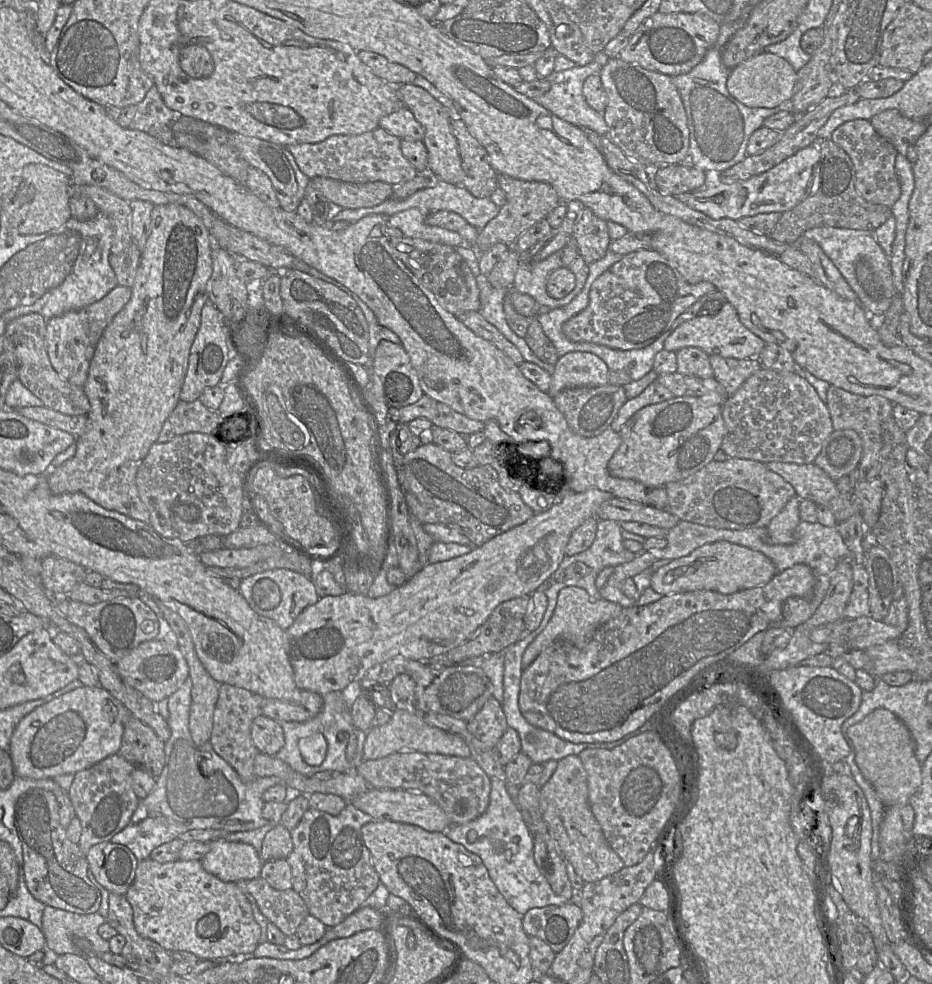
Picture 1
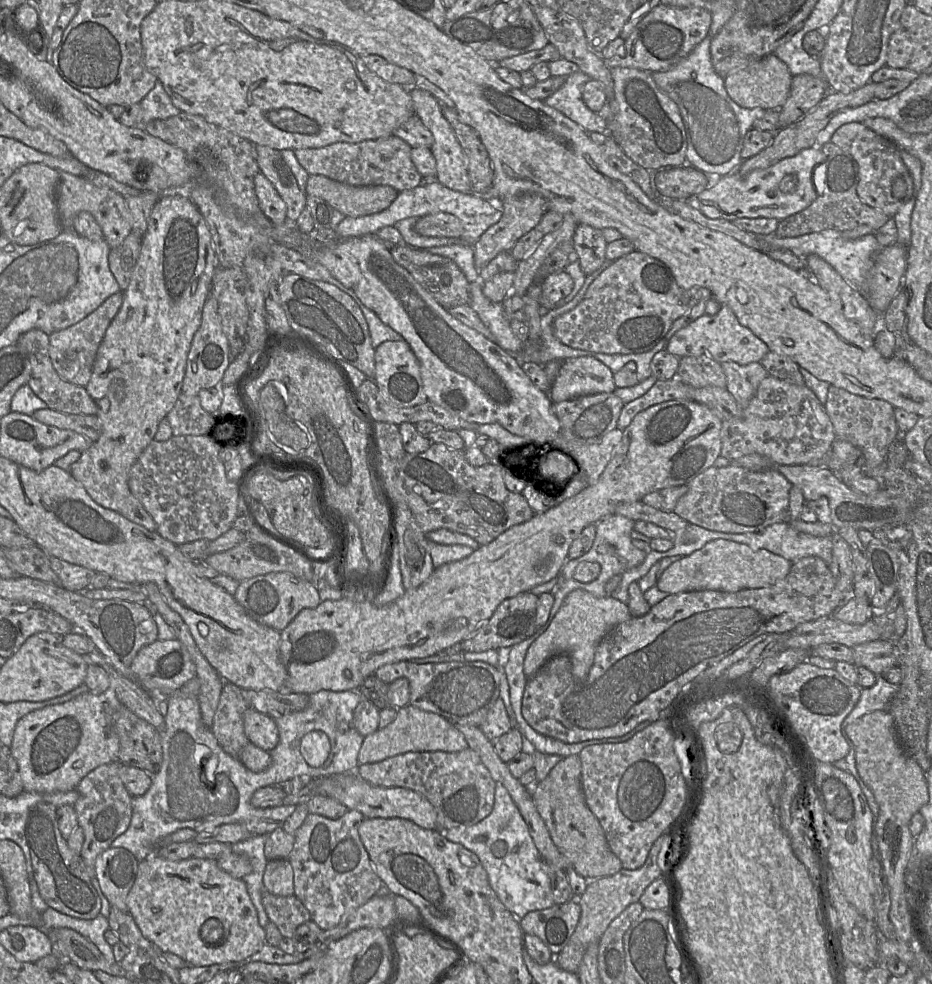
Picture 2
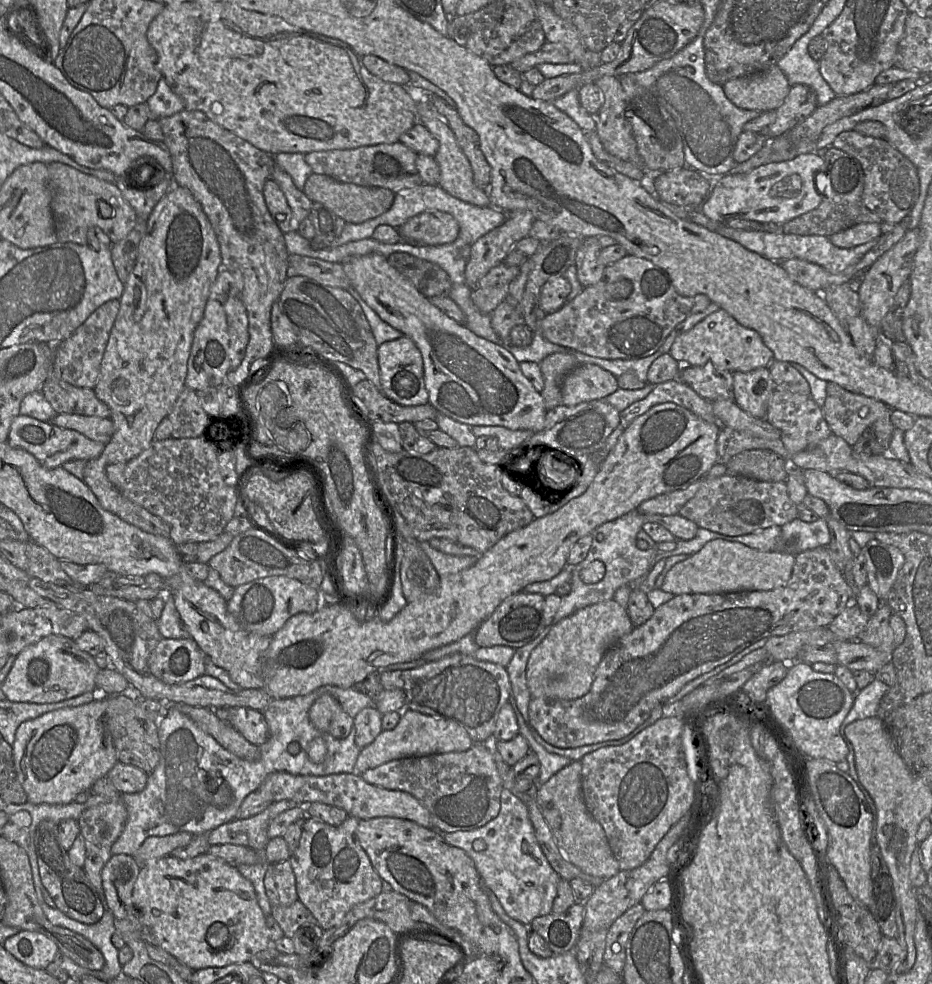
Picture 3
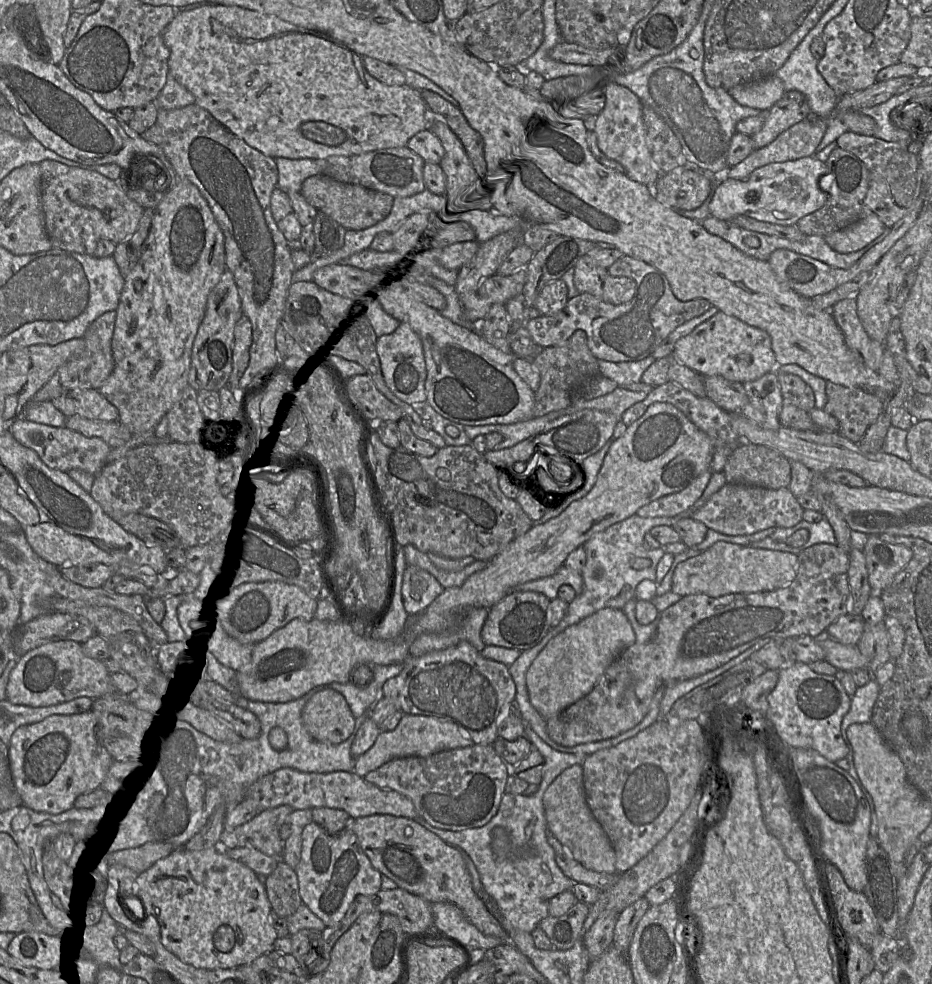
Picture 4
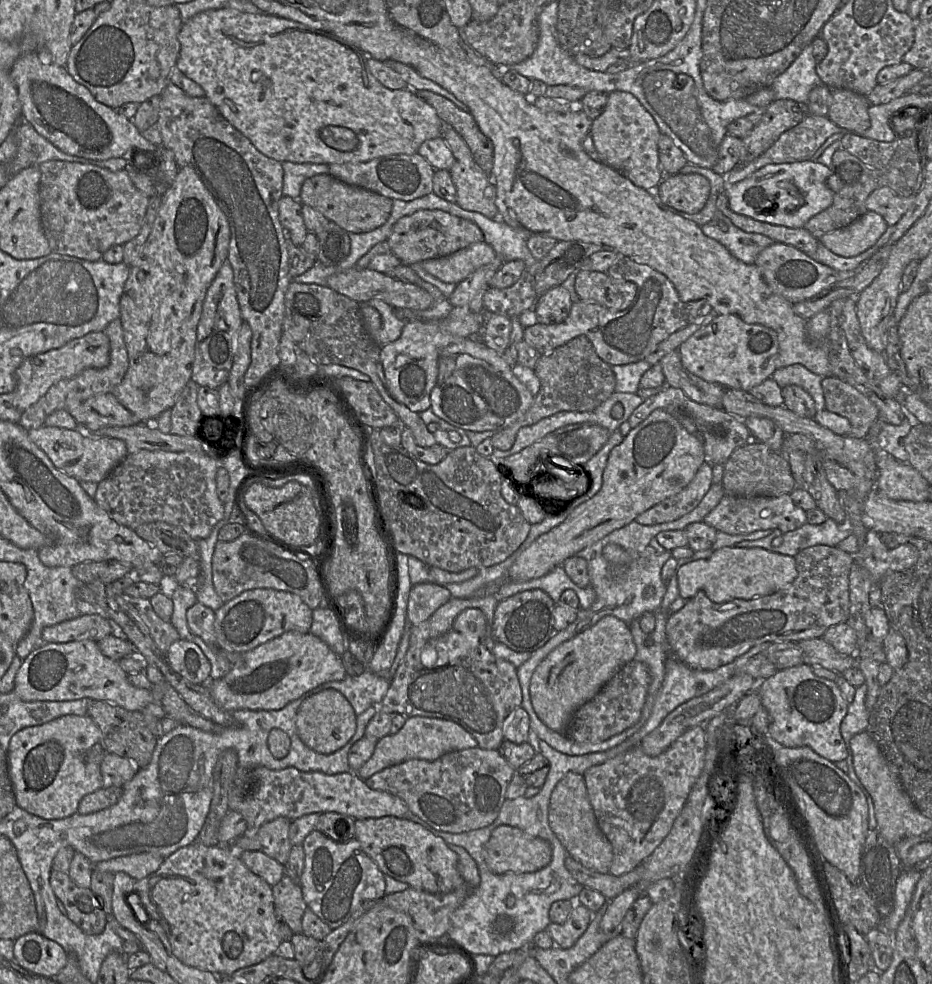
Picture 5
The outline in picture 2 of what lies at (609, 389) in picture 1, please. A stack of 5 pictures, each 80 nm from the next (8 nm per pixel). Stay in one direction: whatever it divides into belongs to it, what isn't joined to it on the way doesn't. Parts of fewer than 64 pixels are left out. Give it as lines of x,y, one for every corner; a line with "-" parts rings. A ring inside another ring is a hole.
613,392
599,393
553,403
553,412
560,422
561,434
565,439
589,445
599,442
608,432
617,427
623,406
623,401

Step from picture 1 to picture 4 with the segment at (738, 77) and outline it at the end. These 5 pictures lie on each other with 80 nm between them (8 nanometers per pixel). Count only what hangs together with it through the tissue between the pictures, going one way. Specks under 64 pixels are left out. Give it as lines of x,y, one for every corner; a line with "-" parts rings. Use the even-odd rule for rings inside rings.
776,75
760,81
737,85
727,91
740,105
768,111
785,94
784,84

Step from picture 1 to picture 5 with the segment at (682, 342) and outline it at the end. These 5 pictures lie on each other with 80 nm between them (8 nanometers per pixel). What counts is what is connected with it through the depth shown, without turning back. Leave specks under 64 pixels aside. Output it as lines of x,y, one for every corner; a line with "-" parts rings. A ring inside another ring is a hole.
718,315
677,349
683,367
699,378
726,389
749,392
776,370
778,338
774,330
745,323
736,315

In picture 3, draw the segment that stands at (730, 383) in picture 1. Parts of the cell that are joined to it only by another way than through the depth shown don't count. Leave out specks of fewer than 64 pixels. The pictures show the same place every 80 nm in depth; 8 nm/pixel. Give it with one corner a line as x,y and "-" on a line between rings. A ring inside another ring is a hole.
768,368
733,372
732,378
735,403
749,415
765,419
768,402
775,391

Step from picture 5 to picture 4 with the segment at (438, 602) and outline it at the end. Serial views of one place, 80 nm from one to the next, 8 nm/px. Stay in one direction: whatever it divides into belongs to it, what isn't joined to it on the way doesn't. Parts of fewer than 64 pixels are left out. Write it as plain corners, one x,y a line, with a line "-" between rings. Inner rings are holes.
408,565
403,573
402,600
409,615
423,611
445,588
429,572

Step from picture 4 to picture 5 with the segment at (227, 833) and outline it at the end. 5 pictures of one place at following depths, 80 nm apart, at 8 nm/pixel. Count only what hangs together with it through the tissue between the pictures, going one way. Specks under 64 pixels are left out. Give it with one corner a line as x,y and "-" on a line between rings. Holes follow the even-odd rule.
278,817
259,829
247,829
231,845
236,851
257,850
285,865
293,844
289,838
291,820

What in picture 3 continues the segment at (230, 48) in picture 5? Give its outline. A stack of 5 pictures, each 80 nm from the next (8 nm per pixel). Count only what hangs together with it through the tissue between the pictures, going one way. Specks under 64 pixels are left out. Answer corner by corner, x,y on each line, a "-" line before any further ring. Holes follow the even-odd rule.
226,1
169,3
165,4
164,9
151,21
146,36
157,53
157,68
171,90
181,98
185,109
203,112
217,125
272,156
280,152
305,154
312,151
350,149
379,143
394,143
399,141
401,134
419,121
417,116
419,95
412,91
410,87
385,82
371,74
363,65
362,57
355,54
343,41
291,25
278,16
247,10
235,3

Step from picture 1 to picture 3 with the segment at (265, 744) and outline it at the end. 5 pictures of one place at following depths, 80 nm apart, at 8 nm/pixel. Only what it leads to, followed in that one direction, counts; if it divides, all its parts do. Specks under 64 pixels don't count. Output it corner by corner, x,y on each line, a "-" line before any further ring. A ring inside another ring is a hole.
247,707
214,709
216,715
230,723
251,744
260,746
269,738
269,729
262,712

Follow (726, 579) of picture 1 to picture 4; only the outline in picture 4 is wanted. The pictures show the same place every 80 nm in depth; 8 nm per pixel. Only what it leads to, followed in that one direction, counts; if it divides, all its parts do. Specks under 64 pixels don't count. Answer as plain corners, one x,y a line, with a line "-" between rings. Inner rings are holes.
718,541
699,555
677,565
672,578
671,592
682,597
703,593
716,598
735,593
773,591
795,579
797,560
797,555
788,552

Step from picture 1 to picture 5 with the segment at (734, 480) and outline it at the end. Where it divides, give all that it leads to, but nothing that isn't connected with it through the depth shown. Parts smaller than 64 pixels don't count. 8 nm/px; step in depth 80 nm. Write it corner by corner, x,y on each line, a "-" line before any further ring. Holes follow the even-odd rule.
725,494
718,505
708,513
704,520
717,531
730,535
748,534
759,530
779,529
789,532
807,523
806,511
794,504
790,494
778,497
739,497

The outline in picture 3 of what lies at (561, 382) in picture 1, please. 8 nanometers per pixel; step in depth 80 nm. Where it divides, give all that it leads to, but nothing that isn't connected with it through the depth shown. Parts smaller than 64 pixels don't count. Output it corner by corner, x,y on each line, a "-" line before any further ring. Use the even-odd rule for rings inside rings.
579,364
563,380
562,404
575,406
582,402
599,400
618,389
617,377
598,365

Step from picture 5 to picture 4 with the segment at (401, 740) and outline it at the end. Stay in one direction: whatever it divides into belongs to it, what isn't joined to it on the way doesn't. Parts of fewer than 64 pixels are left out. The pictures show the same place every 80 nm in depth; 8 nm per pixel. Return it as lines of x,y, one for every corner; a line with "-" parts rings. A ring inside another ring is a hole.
403,714
398,726
392,731
381,731
373,746
364,754
356,758
354,772
364,777
371,771
374,771
385,763
408,756
430,756
444,750
452,750
457,748
466,748
474,744
472,739
454,722
450,720
437,719
432,716

